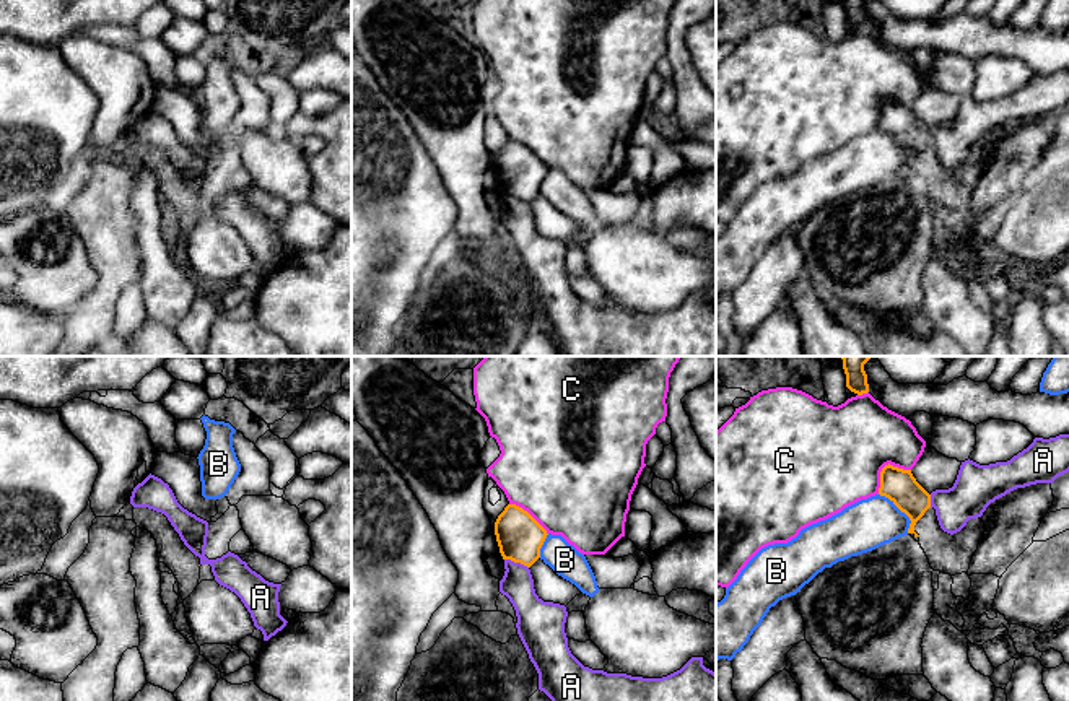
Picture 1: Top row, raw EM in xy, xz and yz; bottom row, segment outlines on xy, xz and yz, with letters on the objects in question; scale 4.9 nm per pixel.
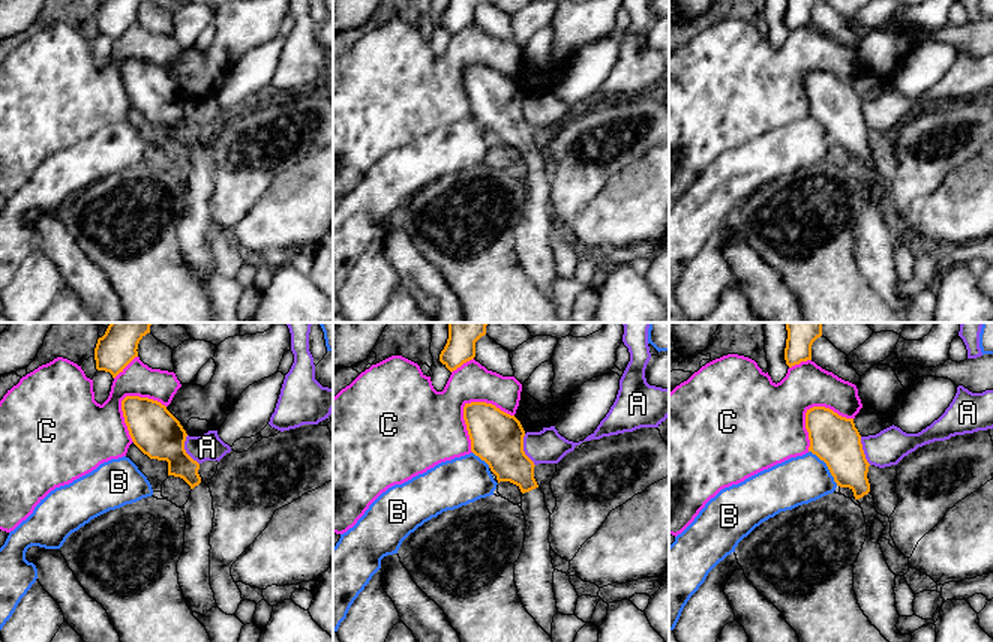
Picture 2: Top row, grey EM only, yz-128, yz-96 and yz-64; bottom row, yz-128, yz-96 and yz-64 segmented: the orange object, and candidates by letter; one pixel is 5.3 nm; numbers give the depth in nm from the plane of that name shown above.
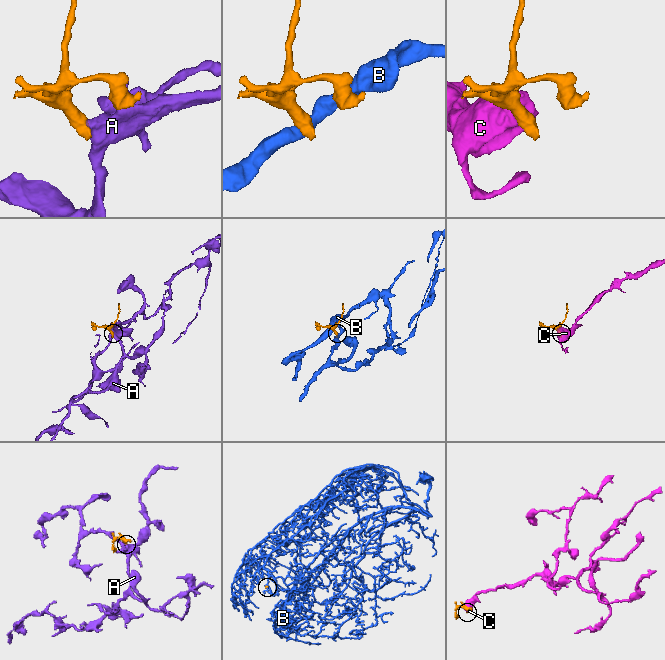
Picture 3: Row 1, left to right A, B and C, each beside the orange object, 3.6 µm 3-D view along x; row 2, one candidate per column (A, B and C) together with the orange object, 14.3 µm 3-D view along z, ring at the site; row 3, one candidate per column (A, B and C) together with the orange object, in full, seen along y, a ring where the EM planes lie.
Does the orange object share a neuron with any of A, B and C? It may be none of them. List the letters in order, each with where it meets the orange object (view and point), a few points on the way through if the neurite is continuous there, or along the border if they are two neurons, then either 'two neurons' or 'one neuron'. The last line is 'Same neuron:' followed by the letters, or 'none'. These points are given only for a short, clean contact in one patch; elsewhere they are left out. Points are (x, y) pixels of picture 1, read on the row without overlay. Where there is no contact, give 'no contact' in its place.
A: meets orange in xz at (516, 197); border along xz (505, 194), (523, 199), (527, 204); two neurons
B: meets orange in yz at (902, 147); border along yz (879, 129), (887, 132), (908, 153), (908, 168); two neurons
C: meets orange in yz at (884, 103); two neurons
Same neuron: none

